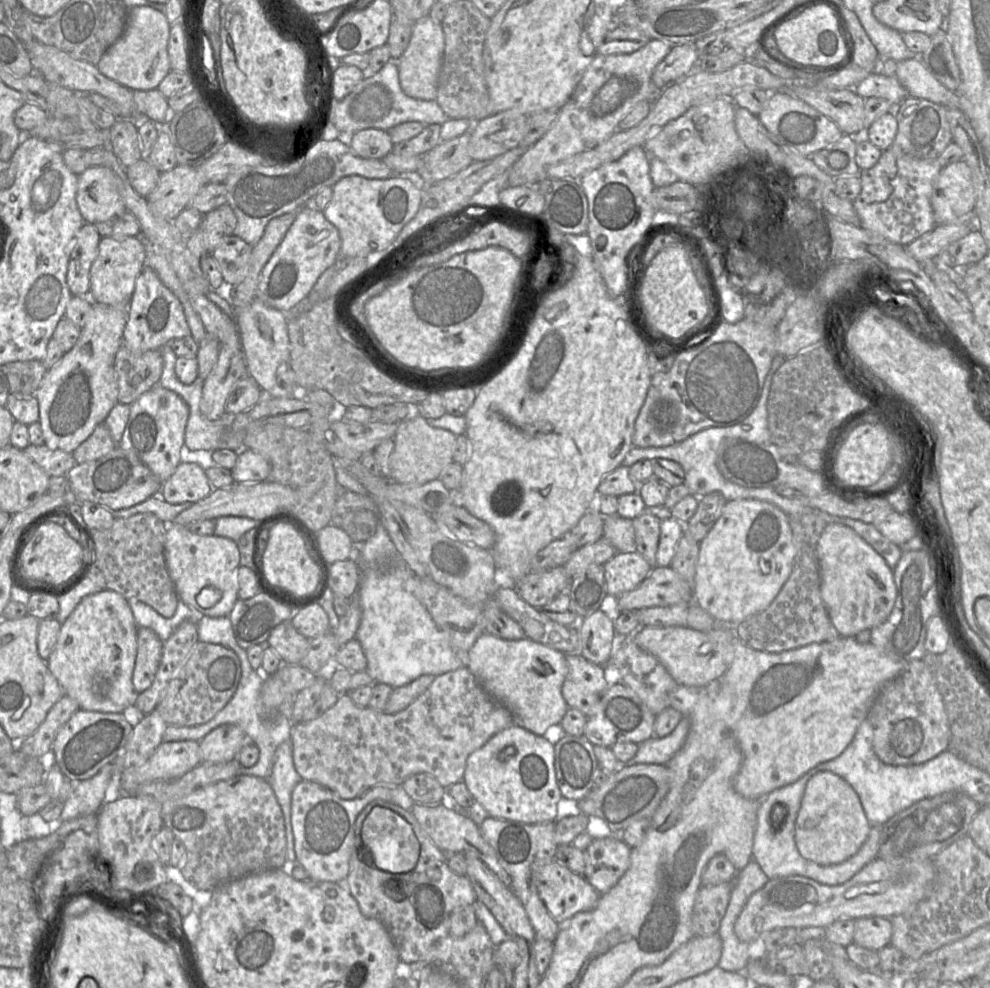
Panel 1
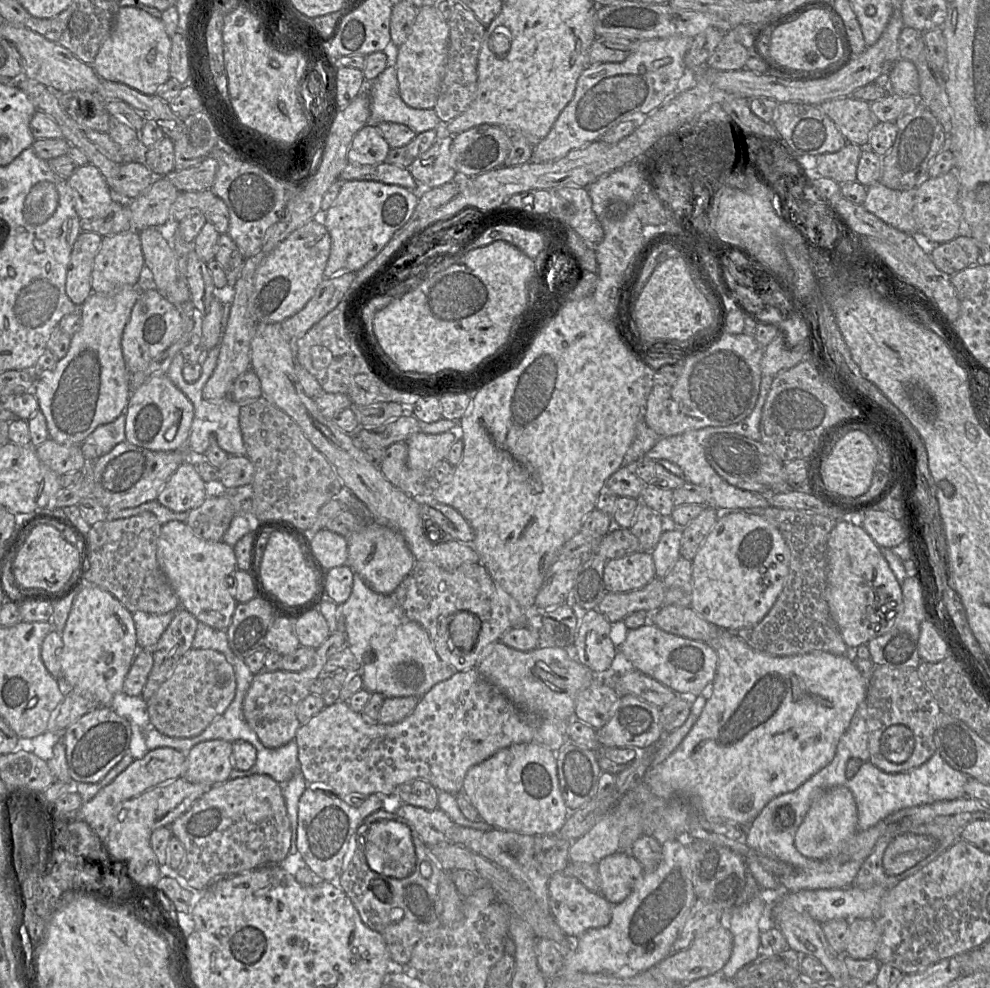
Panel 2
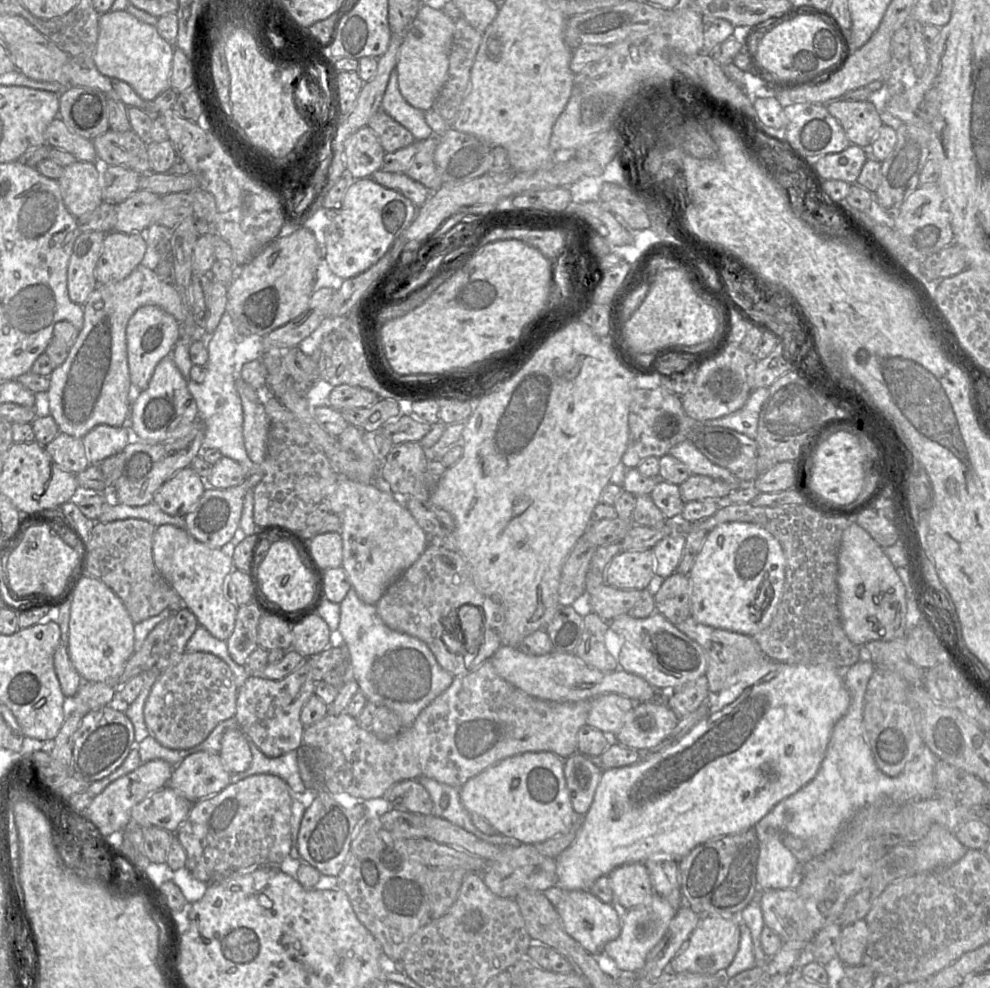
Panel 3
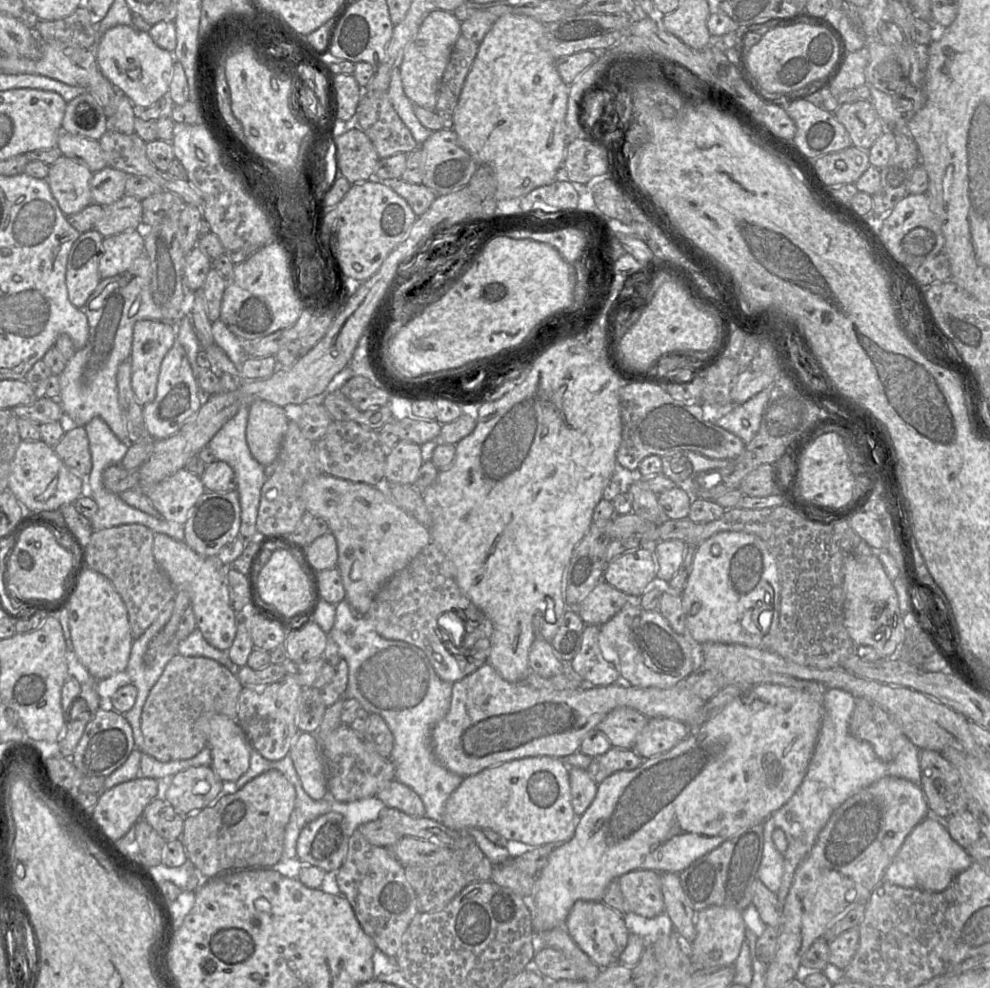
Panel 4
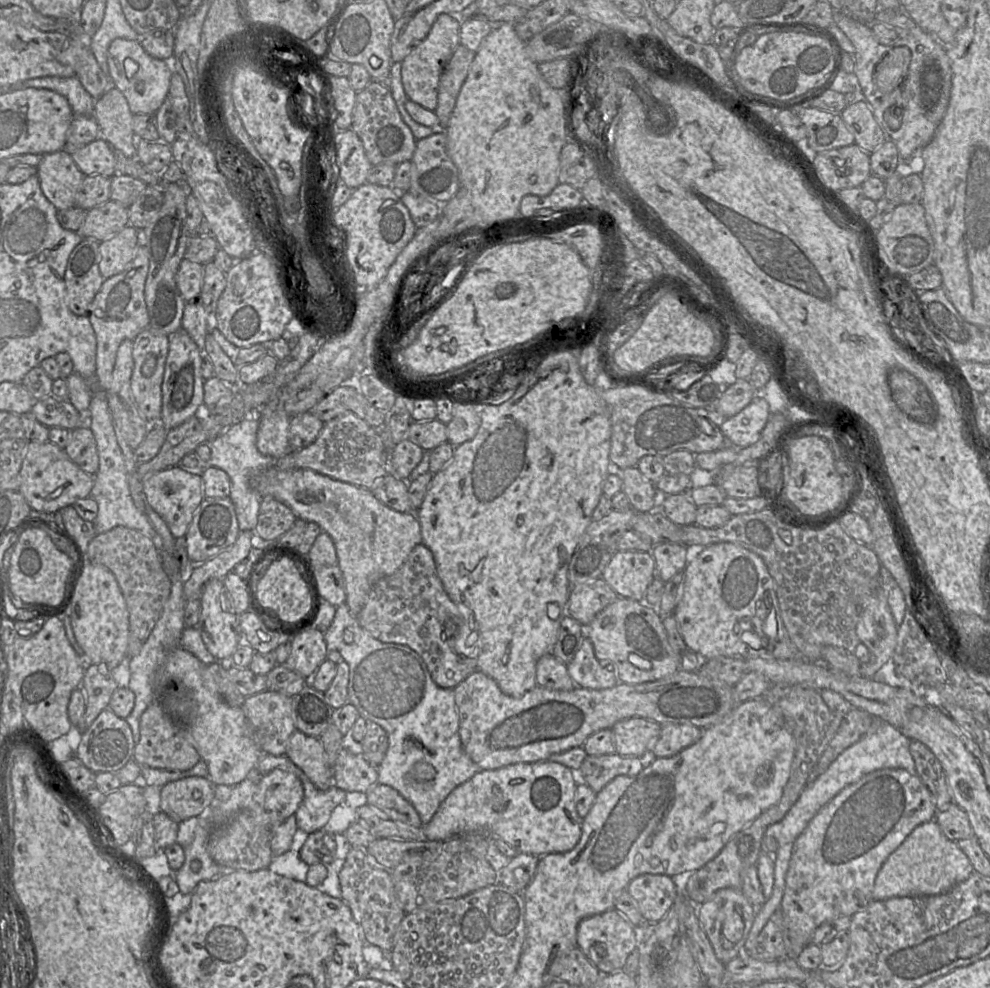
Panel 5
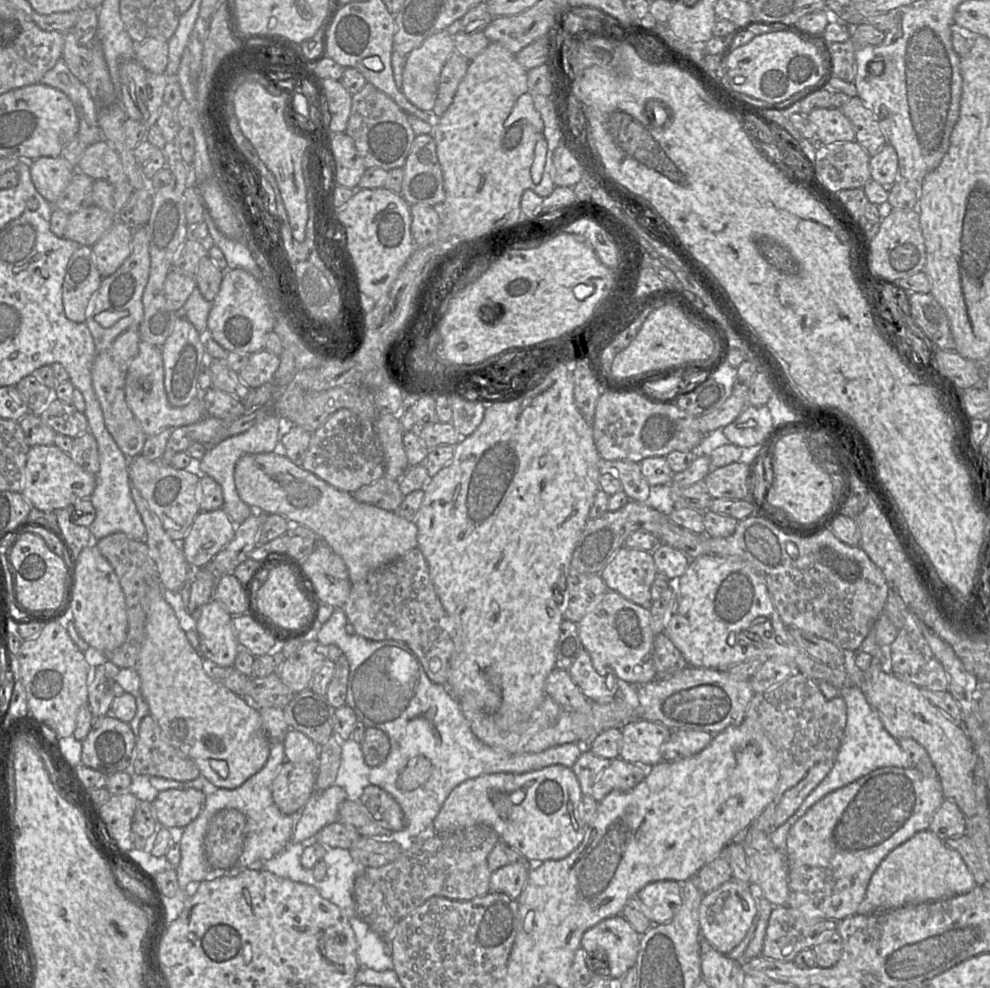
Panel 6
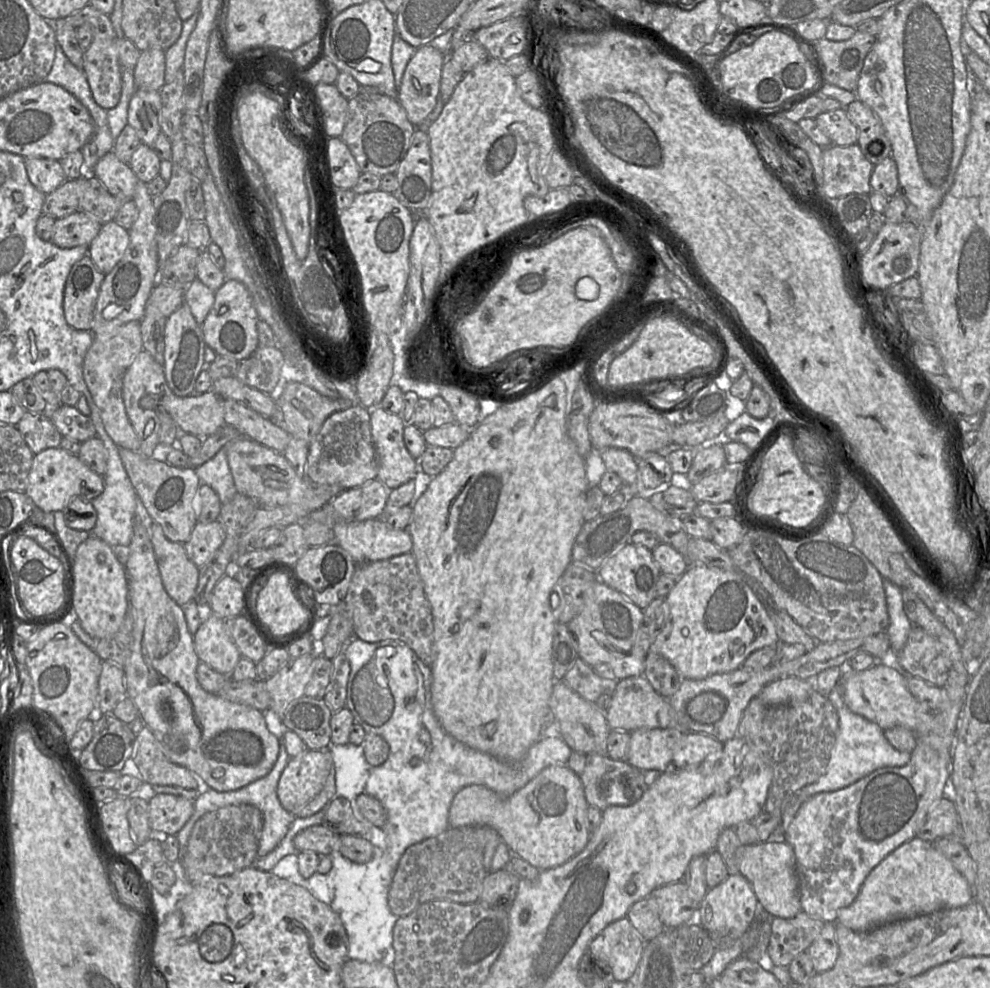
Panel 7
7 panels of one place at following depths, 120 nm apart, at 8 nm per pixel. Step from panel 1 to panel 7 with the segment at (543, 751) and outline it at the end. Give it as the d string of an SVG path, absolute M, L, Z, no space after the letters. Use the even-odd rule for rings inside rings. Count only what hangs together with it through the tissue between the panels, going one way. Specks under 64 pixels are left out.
M554 765L510 796L499 795L483 785L465 786L453 798L448 821L450 828L481 826L495 830L514 855L543 871L566 863L586 847L591 835L587 829L588 806L580 778L567 765Z

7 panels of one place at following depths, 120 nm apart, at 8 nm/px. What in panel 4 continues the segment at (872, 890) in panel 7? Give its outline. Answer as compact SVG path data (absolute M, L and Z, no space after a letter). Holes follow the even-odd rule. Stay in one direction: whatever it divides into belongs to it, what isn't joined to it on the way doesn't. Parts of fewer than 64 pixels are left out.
M928 815L907 836L888 866L883 881L906 888L940 892L972 862L965 848L952 839L944 821Z

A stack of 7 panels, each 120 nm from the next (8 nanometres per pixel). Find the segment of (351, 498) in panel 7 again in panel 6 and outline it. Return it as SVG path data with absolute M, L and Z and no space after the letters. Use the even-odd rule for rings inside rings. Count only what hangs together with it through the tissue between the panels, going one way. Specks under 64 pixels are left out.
M385 475L370 485L365 485L353 493L360 503L368 503L381 509L394 512L404 500L399 480L392 480Z

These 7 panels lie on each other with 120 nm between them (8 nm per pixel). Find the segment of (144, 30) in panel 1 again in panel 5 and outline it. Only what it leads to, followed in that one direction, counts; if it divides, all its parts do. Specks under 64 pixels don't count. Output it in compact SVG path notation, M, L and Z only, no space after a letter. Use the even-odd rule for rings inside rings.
M117 38L109 45L107 63L110 85L116 87L124 95L132 114L156 113L168 97L173 74L170 61L150 56L139 41Z

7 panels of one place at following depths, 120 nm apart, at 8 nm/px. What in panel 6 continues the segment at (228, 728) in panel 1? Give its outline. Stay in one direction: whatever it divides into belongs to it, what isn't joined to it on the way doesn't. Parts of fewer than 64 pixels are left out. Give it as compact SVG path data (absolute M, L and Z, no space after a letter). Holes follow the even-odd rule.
M194 788L159 791L152 802L158 825L166 828L186 827L201 812L205 797L203 791Z

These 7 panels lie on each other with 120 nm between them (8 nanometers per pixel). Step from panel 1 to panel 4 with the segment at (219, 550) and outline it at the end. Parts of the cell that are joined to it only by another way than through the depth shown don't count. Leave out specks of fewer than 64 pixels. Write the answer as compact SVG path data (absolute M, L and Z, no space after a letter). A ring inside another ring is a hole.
M155 533L154 535L153 555L176 591L188 592L197 628L205 640L221 651L228 651L235 639L239 622L239 614L229 604L226 591L226 570L231 566L225 566L217 555L202 557L185 542L177 541L163 533Z

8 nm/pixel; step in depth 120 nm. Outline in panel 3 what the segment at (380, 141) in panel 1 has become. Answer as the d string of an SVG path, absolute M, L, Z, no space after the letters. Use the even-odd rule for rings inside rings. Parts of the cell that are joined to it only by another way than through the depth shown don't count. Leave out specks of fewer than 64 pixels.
M368 126L360 128L346 141L346 176L351 180L371 177L374 172L381 169L385 153L374 131Z

